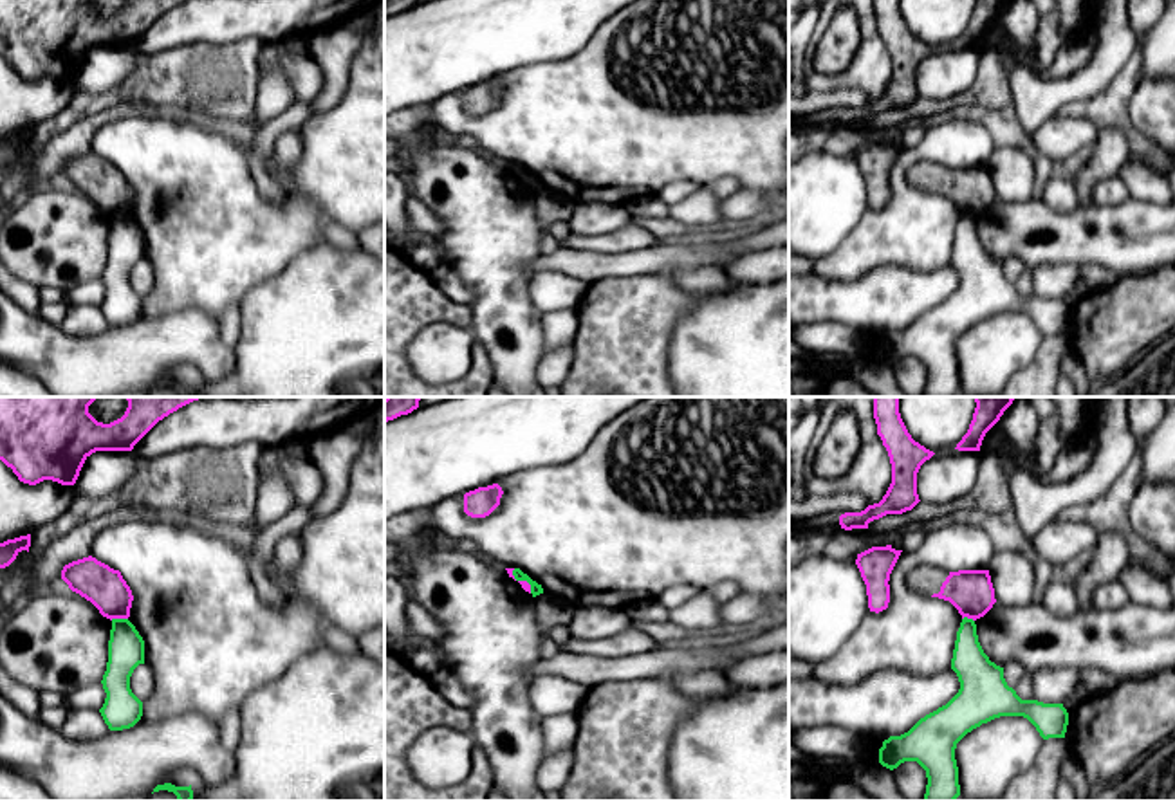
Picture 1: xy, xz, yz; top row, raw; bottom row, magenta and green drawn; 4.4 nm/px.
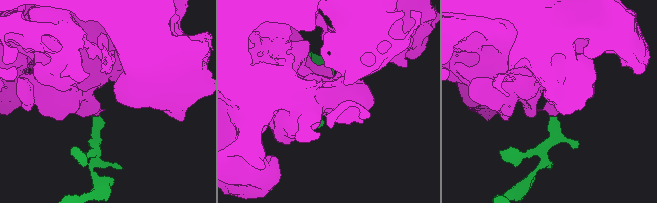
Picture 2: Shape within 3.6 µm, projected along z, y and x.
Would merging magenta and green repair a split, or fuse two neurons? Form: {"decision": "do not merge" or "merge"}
{"decision": "do not merge"}

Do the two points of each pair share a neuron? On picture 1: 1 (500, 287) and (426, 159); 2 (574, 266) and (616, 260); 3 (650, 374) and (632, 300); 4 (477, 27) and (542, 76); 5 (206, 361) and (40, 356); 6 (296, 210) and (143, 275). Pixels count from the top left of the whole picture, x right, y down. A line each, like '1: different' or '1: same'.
1: same
2: same
3: same
4: different
5: same
6: different

